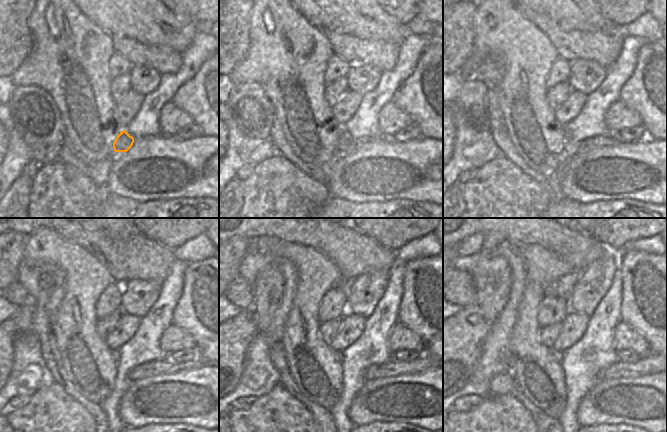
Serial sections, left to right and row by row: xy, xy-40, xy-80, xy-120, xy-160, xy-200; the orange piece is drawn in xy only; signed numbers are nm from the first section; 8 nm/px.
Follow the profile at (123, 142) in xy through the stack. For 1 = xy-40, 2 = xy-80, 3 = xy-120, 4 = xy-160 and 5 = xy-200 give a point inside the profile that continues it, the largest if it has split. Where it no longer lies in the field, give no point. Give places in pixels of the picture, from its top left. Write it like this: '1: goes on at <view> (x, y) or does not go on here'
1: goes on at xy-40 (346, 143)
2: goes on at xy-80 (572, 148)
3: goes on at xy-120 (164, 366)
4: goes on at xy-160 (390, 368)
5: goes on at xy-200 (646, 365)

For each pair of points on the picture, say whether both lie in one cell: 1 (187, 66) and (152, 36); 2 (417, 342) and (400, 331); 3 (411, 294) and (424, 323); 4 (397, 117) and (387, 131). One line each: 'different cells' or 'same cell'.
1: different cells
2: same cell
3: same cell
4: same cell

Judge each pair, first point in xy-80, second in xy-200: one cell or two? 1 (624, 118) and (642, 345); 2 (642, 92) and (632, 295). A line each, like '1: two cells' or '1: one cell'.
1: one cell
2: one cell

